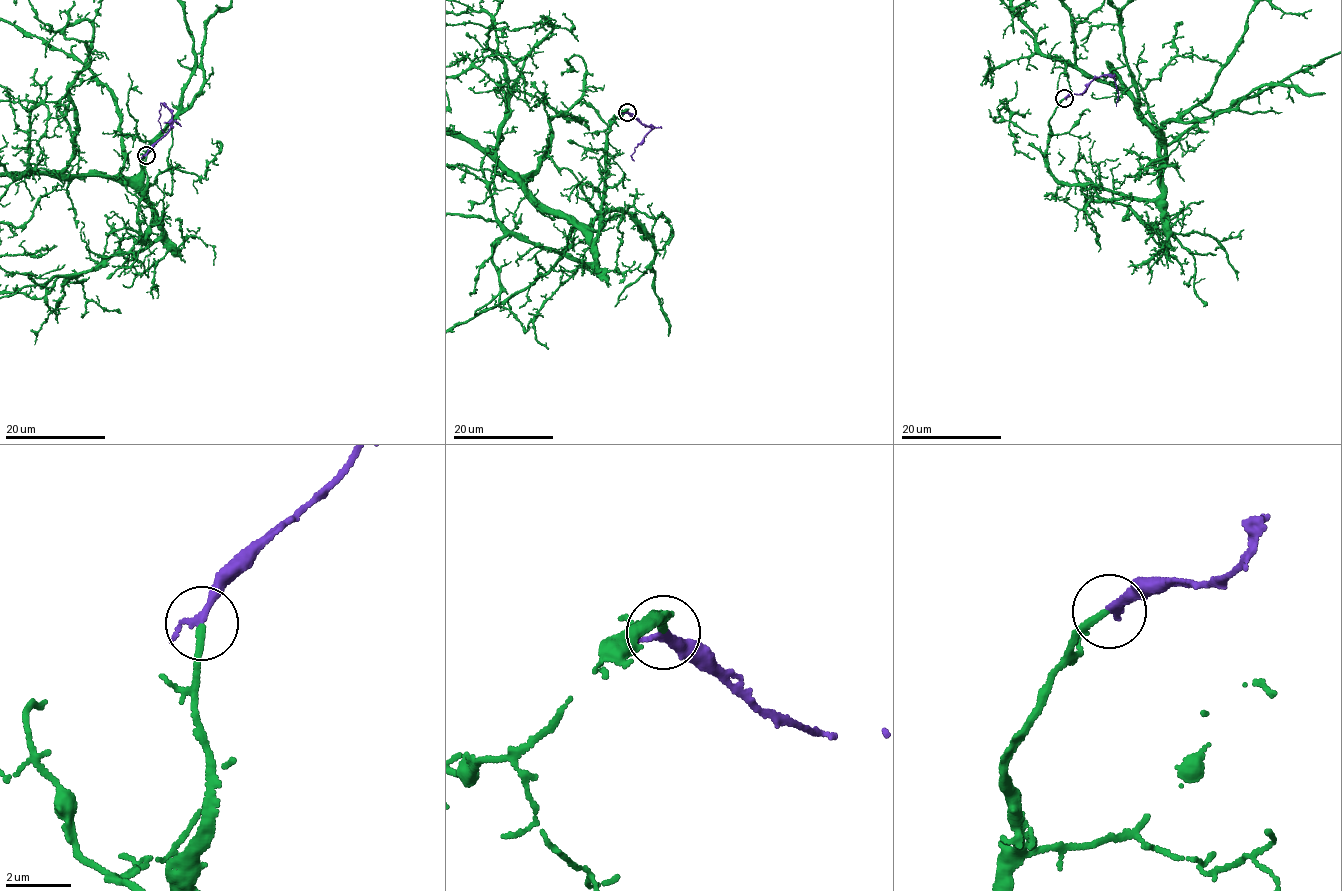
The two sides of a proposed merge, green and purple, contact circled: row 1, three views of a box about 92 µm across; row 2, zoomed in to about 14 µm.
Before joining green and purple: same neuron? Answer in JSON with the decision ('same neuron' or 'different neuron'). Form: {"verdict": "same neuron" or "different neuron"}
{"verdict": "same neuron"}

